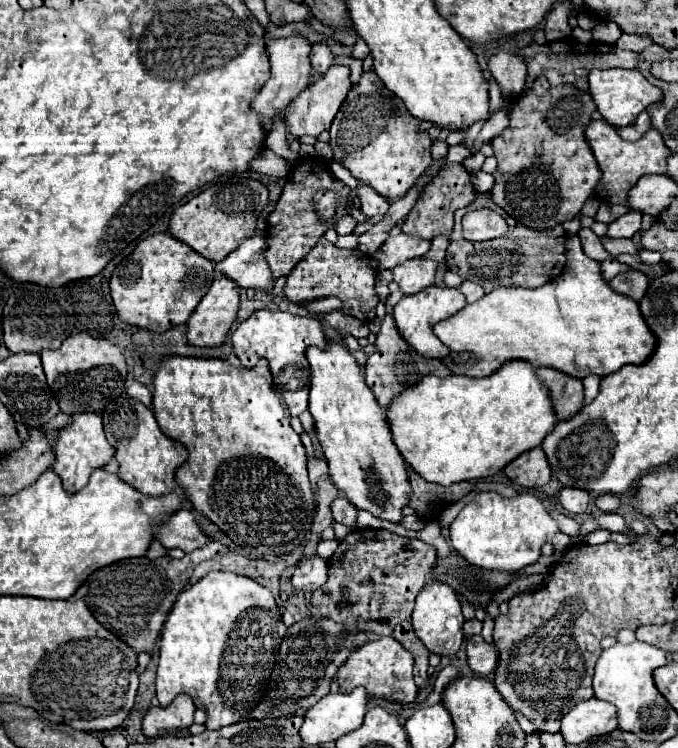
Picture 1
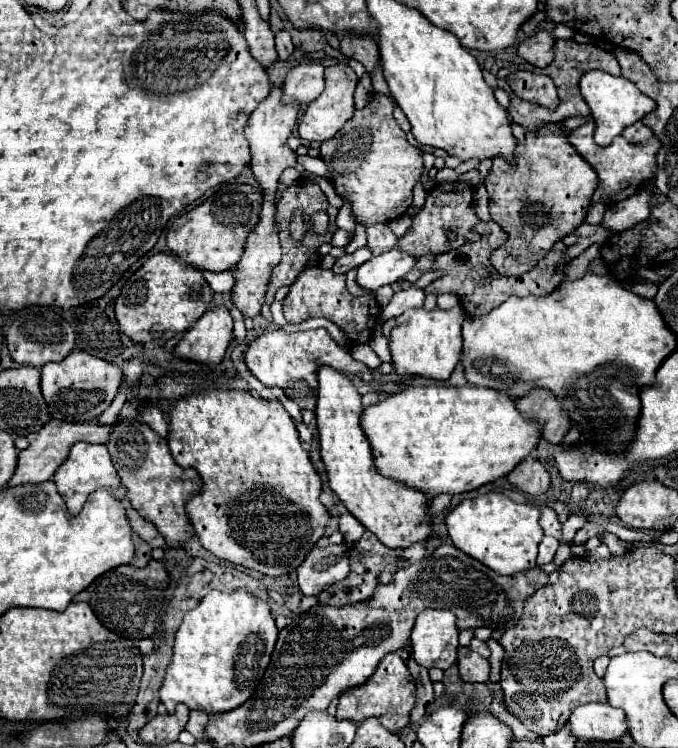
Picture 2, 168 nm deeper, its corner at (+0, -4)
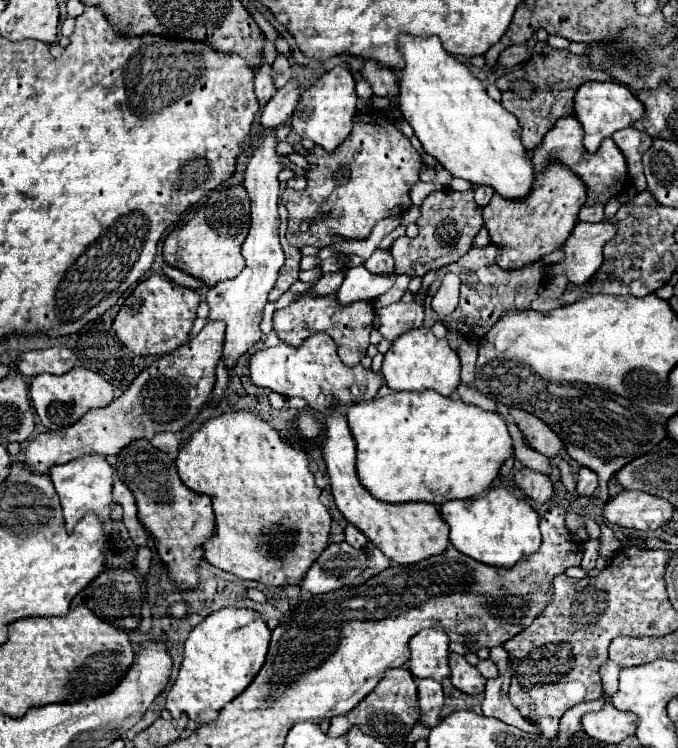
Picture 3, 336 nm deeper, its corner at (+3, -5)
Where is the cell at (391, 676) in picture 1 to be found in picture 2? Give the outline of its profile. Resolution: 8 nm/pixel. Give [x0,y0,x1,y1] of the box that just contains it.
[336,652,416,732]

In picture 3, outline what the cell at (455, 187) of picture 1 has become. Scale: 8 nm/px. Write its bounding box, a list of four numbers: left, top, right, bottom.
[391,189,483,277]

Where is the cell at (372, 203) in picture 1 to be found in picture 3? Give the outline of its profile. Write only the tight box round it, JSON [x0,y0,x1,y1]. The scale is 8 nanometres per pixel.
[365,249,393,273]

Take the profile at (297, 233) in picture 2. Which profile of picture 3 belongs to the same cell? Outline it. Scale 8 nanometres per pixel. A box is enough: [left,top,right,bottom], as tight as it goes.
[281,111,427,249]

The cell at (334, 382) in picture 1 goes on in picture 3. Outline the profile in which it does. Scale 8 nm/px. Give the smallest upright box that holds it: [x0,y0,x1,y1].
[323,407,449,563]

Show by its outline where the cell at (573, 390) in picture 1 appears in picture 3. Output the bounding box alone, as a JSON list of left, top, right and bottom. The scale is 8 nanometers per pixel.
[509,407,563,457]

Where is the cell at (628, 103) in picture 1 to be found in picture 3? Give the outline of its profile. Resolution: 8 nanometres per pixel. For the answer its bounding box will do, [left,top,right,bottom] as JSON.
[575,81,645,153]

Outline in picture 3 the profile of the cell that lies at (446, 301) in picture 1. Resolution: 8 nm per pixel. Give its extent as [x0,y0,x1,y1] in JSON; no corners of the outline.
[383,327,461,395]

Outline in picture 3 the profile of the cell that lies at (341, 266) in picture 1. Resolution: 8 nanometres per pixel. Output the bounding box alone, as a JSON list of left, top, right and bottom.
[273,291,375,365]

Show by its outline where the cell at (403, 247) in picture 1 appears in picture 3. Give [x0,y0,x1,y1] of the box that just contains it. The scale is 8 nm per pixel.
[337,265,397,305]

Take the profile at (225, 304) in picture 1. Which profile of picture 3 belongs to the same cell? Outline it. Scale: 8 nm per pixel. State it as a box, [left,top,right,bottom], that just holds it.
[25,321,225,475]

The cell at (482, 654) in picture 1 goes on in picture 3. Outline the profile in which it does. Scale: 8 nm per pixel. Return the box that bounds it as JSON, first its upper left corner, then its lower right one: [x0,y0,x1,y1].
[449,653,485,695]

